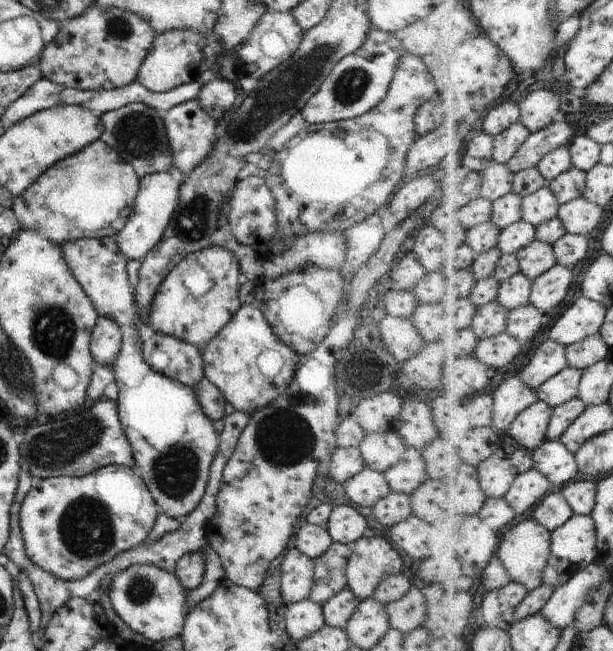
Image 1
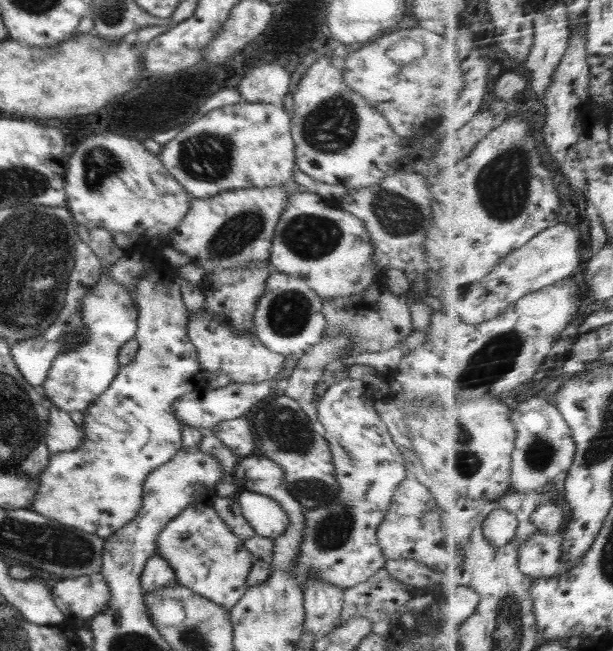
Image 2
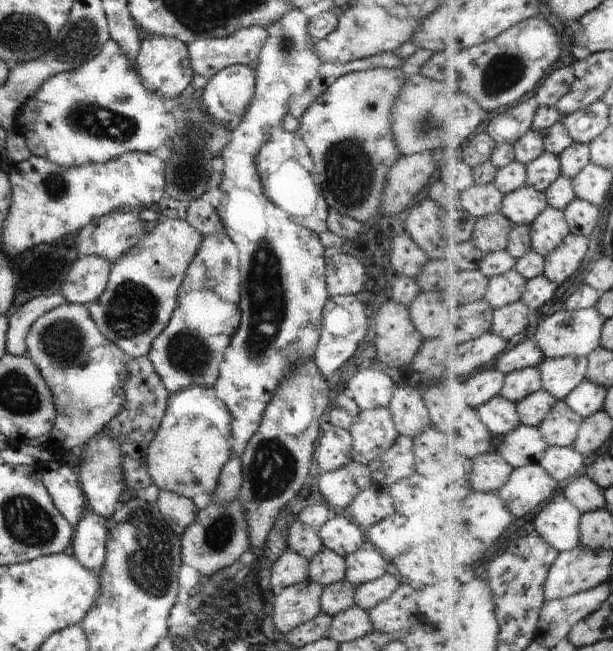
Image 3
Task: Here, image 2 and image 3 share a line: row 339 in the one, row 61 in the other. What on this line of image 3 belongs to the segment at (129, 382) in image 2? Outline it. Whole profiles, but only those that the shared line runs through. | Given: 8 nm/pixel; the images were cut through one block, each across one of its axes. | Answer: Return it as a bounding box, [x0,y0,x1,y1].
[135,37,194,97]

